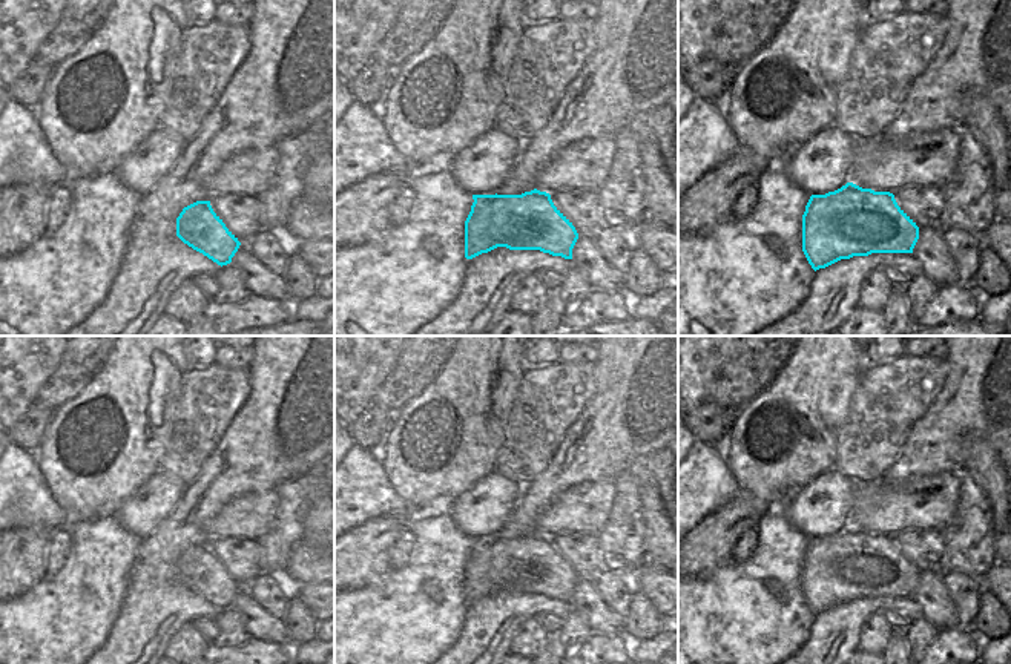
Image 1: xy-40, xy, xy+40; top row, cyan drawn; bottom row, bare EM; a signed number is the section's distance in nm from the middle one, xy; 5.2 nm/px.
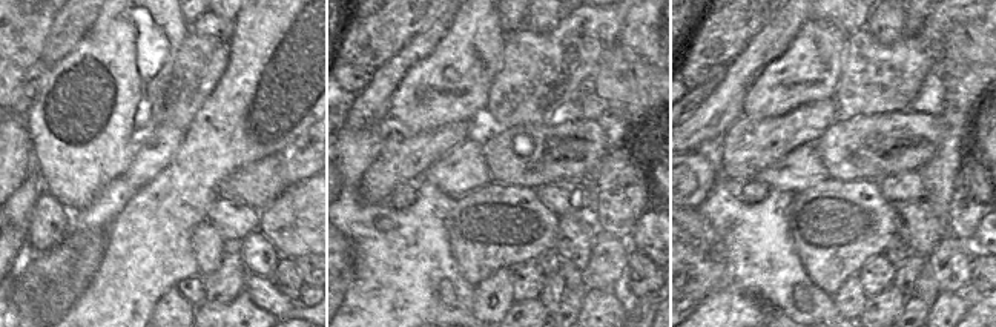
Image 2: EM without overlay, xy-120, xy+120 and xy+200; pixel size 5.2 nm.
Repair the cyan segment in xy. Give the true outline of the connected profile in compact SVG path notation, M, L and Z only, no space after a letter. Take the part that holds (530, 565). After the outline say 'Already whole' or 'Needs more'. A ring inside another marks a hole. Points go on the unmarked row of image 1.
M534 532L522 538L473 538L473 543L465 564L466 603L497 590L572 603L578 577L549 537Z. Already whole

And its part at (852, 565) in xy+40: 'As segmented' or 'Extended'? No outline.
As segmented

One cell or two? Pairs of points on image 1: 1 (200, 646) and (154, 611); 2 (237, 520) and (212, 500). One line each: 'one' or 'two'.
1: two
2: two

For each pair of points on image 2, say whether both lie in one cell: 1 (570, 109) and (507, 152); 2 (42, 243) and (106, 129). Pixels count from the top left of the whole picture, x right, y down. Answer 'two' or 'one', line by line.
1: two
2: two

